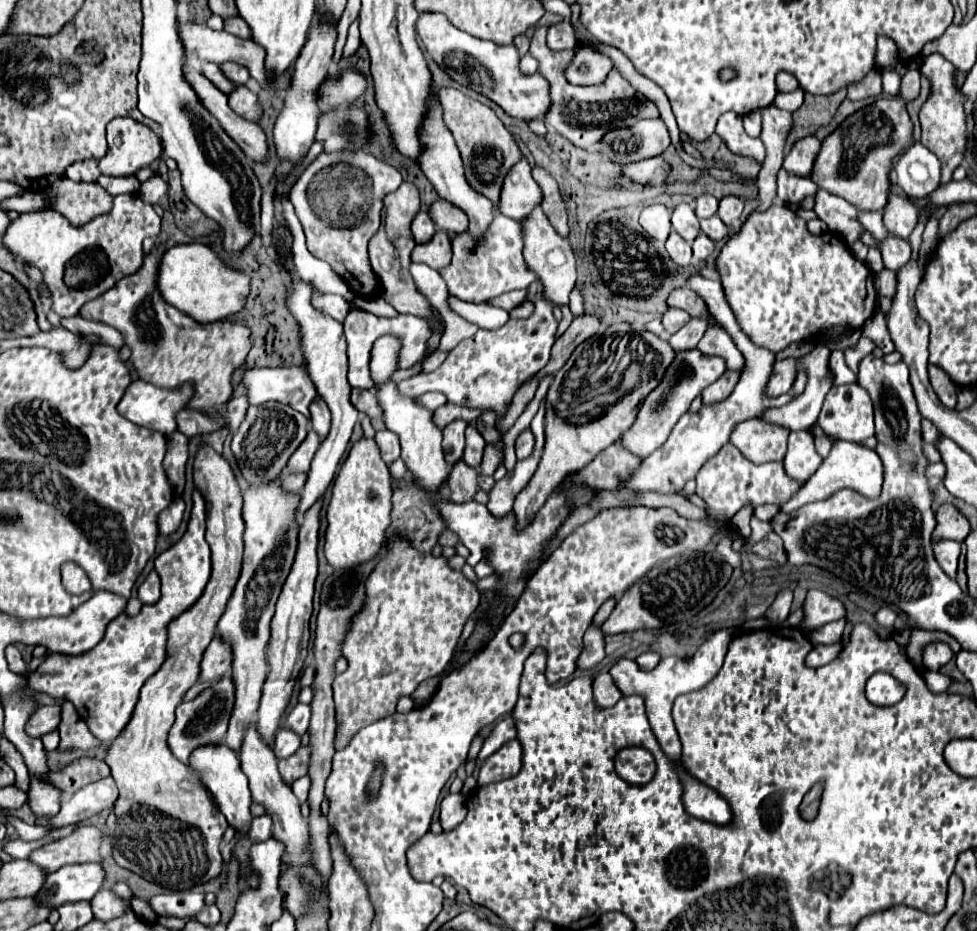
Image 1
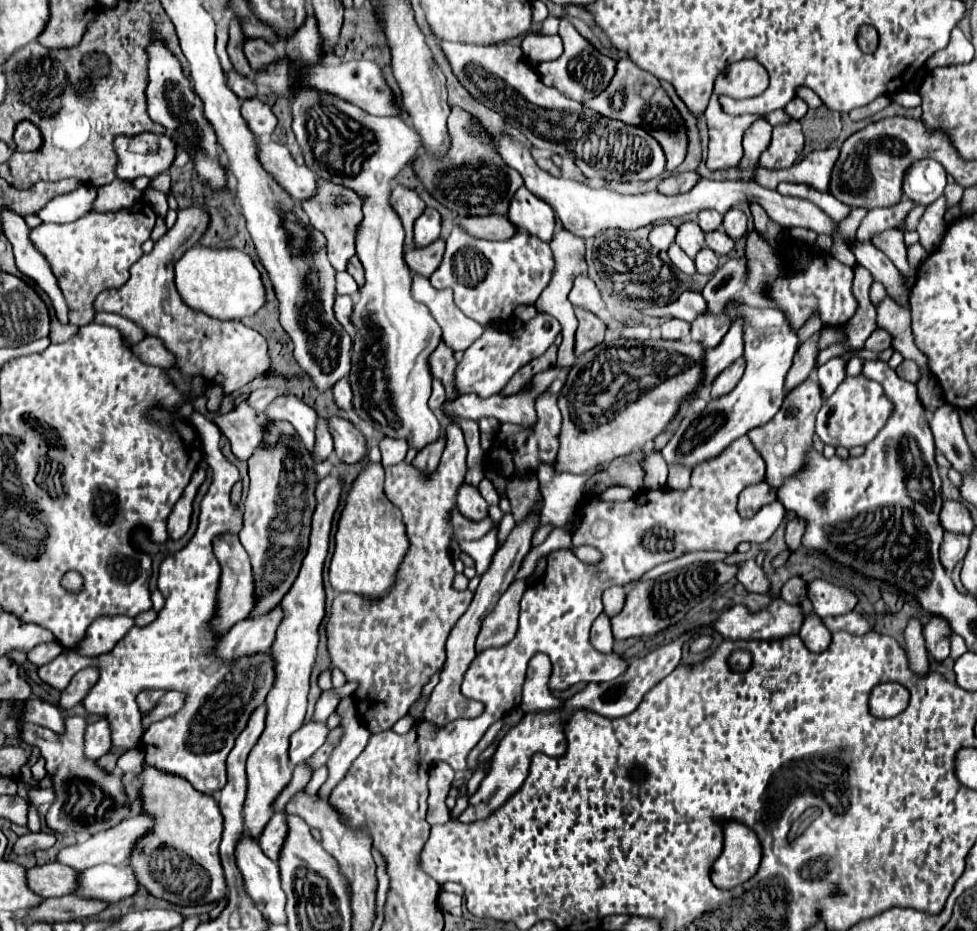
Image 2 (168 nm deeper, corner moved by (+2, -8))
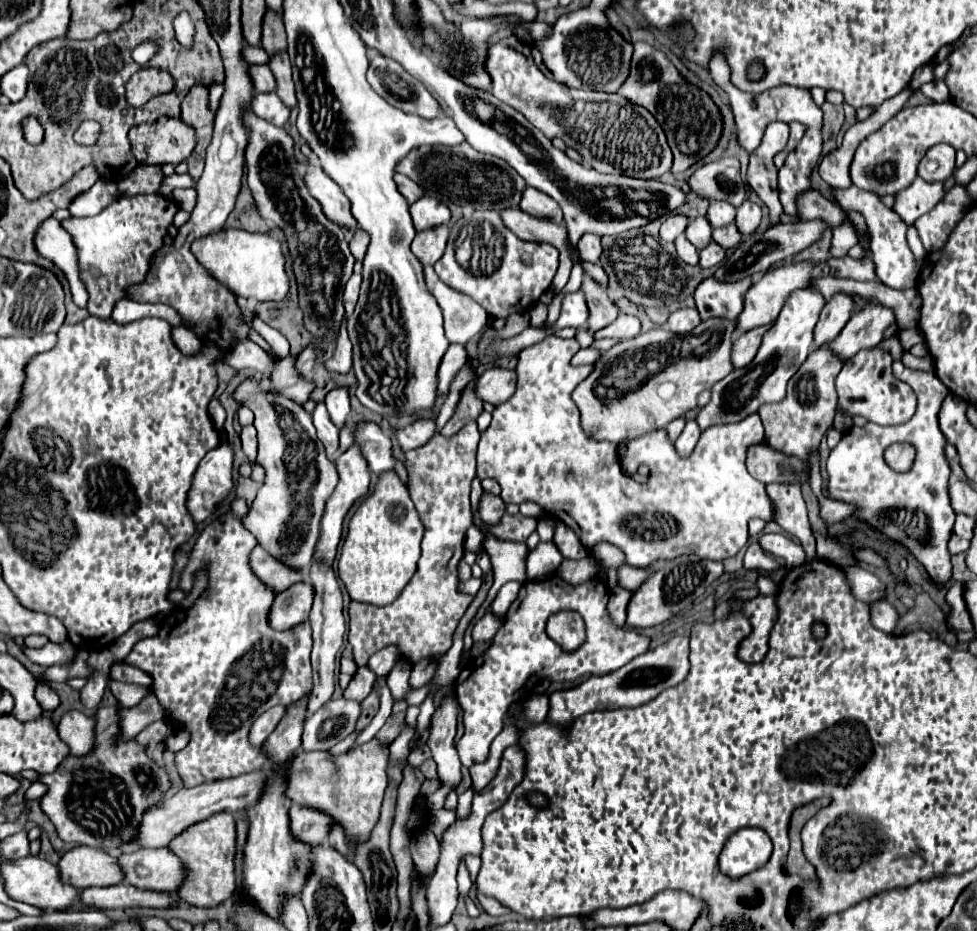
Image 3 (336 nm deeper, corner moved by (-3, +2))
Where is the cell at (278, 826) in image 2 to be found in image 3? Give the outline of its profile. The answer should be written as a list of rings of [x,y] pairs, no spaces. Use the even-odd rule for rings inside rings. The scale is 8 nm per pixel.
[[[292,805],[290,807],[290,827],[296,839],[312,845],[322,845],[328,841],[328,833],[332,829],[334,821],[330,815],[320,813],[314,807],[302,807]]]

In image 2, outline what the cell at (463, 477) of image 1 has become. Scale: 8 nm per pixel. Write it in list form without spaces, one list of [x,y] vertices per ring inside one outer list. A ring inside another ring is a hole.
[[[463,483],[459,487],[457,493],[457,509],[461,515],[465,515],[467,519],[479,521],[483,517],[487,517],[487,501],[481,497],[481,493],[477,491],[477,487]]]

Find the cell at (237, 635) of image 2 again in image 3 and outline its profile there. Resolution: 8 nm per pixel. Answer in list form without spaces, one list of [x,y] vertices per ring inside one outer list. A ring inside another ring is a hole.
[[[296,583],[286,591],[278,593],[268,619],[276,631],[286,631],[308,619],[312,603],[314,603],[312,583]]]

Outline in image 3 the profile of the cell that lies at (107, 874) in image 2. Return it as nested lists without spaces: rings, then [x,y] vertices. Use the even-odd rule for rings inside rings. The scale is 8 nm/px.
[[[168,847],[138,849],[122,855],[118,863],[126,871],[126,881],[140,889],[178,891],[186,879],[184,863]]]

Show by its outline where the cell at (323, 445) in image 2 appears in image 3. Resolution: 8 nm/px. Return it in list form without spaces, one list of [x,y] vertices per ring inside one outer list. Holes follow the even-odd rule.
[[[336,387],[326,395],[326,409],[332,417],[332,421],[338,427],[344,427],[348,413],[350,413],[350,395],[348,395],[348,387]]]

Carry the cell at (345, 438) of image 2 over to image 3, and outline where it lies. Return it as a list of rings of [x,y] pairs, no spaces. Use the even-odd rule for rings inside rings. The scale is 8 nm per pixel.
[[[360,423],[358,425],[356,445],[362,447],[362,453],[370,465],[372,473],[382,475],[384,471],[396,469],[390,437],[376,423]]]

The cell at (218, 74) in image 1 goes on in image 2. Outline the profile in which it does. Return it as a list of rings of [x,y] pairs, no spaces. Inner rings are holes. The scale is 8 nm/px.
[[[227,71],[225,77],[227,77],[227,85],[231,85],[233,93],[235,93],[239,99],[249,99],[249,97],[255,97],[255,95],[257,95],[257,87],[255,87],[255,83],[253,83],[251,79],[241,77],[241,75],[235,73],[235,71]]]

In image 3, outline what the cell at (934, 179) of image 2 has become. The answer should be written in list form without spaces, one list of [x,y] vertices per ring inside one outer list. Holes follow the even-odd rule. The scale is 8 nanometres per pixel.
[[[936,145],[932,147],[918,167],[918,175],[926,181],[946,181],[954,171],[954,147]]]

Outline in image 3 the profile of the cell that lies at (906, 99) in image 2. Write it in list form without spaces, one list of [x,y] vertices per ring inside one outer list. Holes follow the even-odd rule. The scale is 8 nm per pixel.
[[[934,81],[928,85],[922,85],[922,93],[926,97],[930,97],[932,101],[948,101],[950,99],[950,93],[948,93],[948,87],[944,81]]]

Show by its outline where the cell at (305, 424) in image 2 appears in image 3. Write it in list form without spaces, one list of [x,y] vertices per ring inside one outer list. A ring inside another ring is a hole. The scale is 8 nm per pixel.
[[[324,403],[316,405],[316,411],[312,413],[312,417],[314,417],[316,431],[318,431],[318,439],[324,443],[328,459],[334,461],[336,453],[338,453],[338,433],[340,433],[340,429],[332,423],[332,419],[330,419]]]

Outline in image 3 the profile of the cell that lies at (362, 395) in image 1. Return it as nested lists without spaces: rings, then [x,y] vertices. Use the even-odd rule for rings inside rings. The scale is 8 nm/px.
[[[344,323],[344,327],[340,327],[340,335],[336,335],[336,353],[326,363],[326,367],[330,371],[338,371],[338,373],[348,373],[352,369],[352,343],[348,339],[346,323]]]

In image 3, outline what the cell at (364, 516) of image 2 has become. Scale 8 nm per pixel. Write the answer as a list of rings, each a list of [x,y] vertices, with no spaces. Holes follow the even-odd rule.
[[[384,473],[374,493],[360,503],[348,523],[348,535],[342,545],[338,575],[352,601],[370,605],[390,605],[406,587],[416,571],[424,527],[416,507],[396,473]]]

